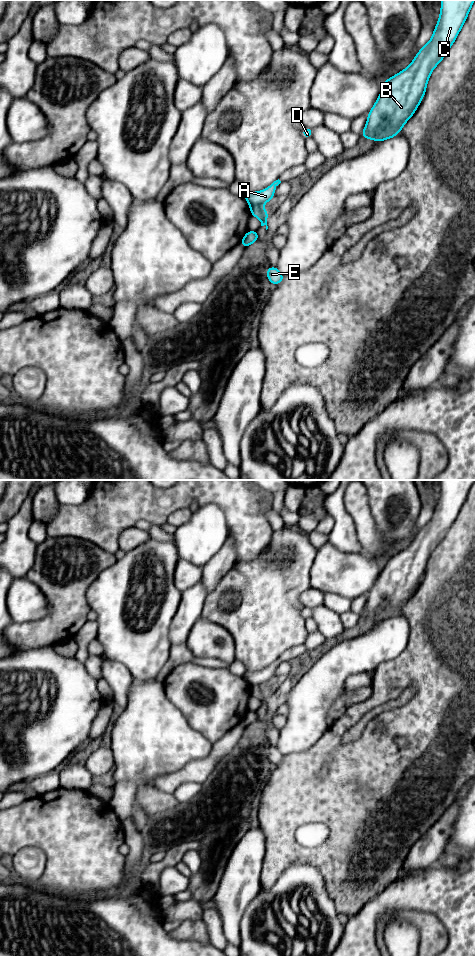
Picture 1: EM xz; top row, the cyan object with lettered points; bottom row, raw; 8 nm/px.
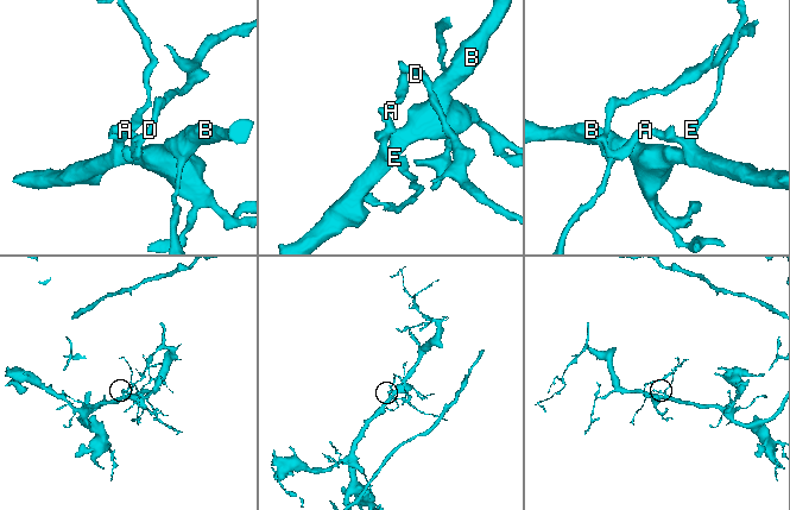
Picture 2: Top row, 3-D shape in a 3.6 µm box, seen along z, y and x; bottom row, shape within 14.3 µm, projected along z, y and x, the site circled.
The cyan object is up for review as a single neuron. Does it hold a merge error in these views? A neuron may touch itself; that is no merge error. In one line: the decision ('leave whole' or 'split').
split

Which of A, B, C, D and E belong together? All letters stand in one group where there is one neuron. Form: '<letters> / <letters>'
A D / B C E

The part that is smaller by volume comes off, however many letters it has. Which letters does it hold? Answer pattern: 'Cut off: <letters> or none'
Cut off: A, D

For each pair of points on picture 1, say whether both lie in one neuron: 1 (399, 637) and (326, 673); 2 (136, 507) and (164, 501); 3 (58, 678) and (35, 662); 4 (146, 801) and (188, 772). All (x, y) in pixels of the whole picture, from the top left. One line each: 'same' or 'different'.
1: same
2: same
3: same
4: different

